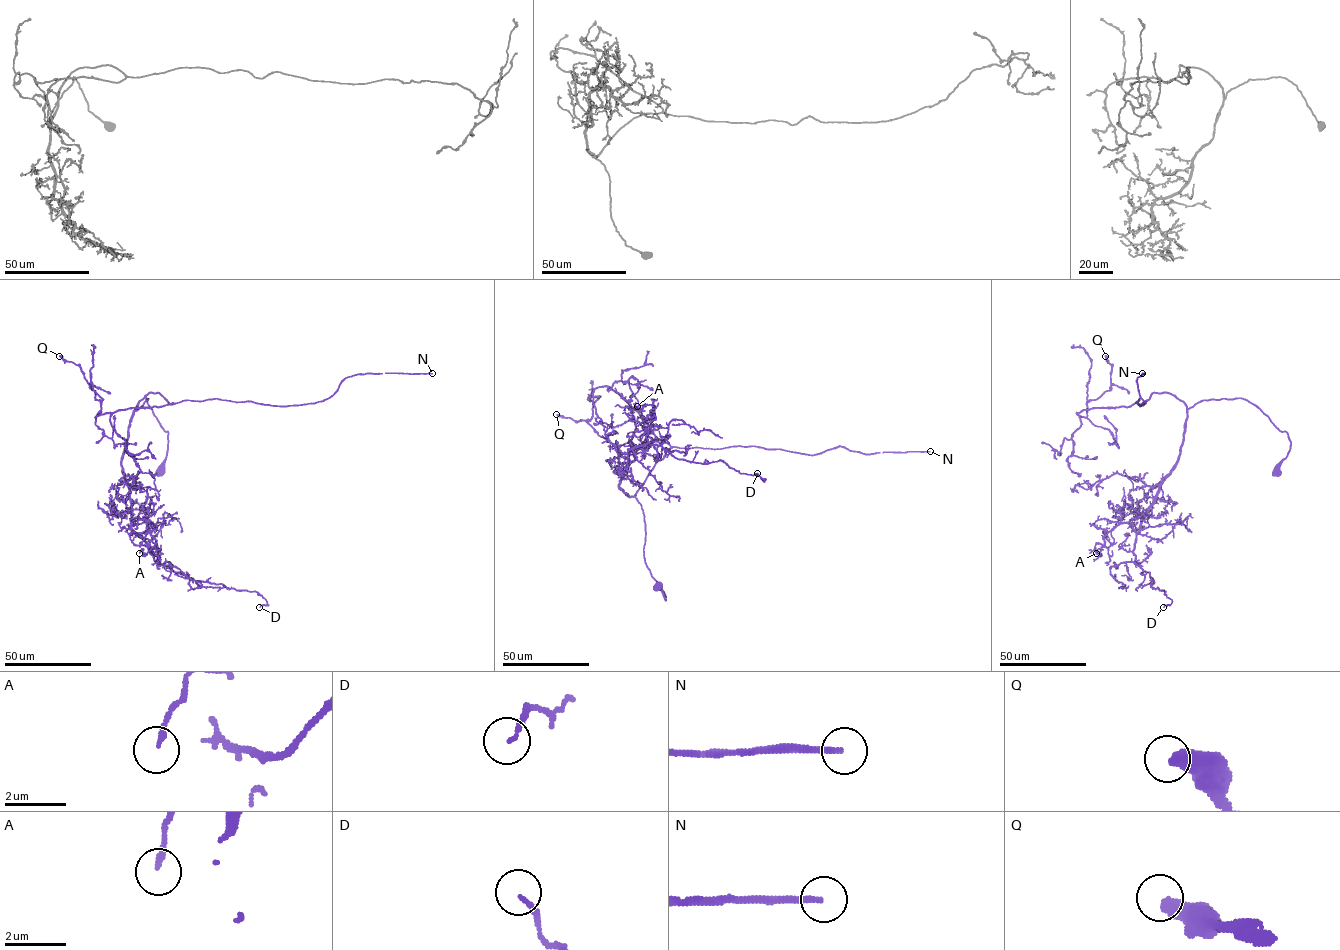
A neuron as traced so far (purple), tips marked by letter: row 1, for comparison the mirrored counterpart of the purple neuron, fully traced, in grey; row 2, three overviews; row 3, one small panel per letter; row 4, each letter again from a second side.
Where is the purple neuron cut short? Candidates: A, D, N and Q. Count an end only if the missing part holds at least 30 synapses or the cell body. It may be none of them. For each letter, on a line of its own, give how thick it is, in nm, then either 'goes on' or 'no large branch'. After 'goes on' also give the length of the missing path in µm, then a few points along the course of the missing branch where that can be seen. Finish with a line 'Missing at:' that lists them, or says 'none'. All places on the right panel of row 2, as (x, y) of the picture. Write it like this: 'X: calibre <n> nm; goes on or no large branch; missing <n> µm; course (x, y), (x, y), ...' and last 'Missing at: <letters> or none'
A: calibre 160 nm; no large branch
D: calibre 120 nm; no large branch
N: calibre 190 nm; goes on; missing 180 µm; course (1142, 373), (1135, 388), (1112, 393), (1071, 394), (1078, 387), (1078, 330), (1086, 327), (1091, 333)
Q: calibre 480 nm; no large branch
Missing at: N

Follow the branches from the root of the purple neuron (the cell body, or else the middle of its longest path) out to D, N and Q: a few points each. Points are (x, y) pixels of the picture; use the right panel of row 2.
D: (1276, 472), (1290, 441), (1255, 406), (1187, 410), (1178, 462), (1133, 551), (1172, 600), (1163, 607)
N: (1276, 472), (1290, 441), (1255, 406), (1235, 398), (1187, 410), (1153, 392), (1140, 406), (1142, 373)
Q: (1276, 472), (1288, 434), (1243, 399), (1187, 410), (1153, 392), (1078, 415), (1110, 389), (1105, 356)

